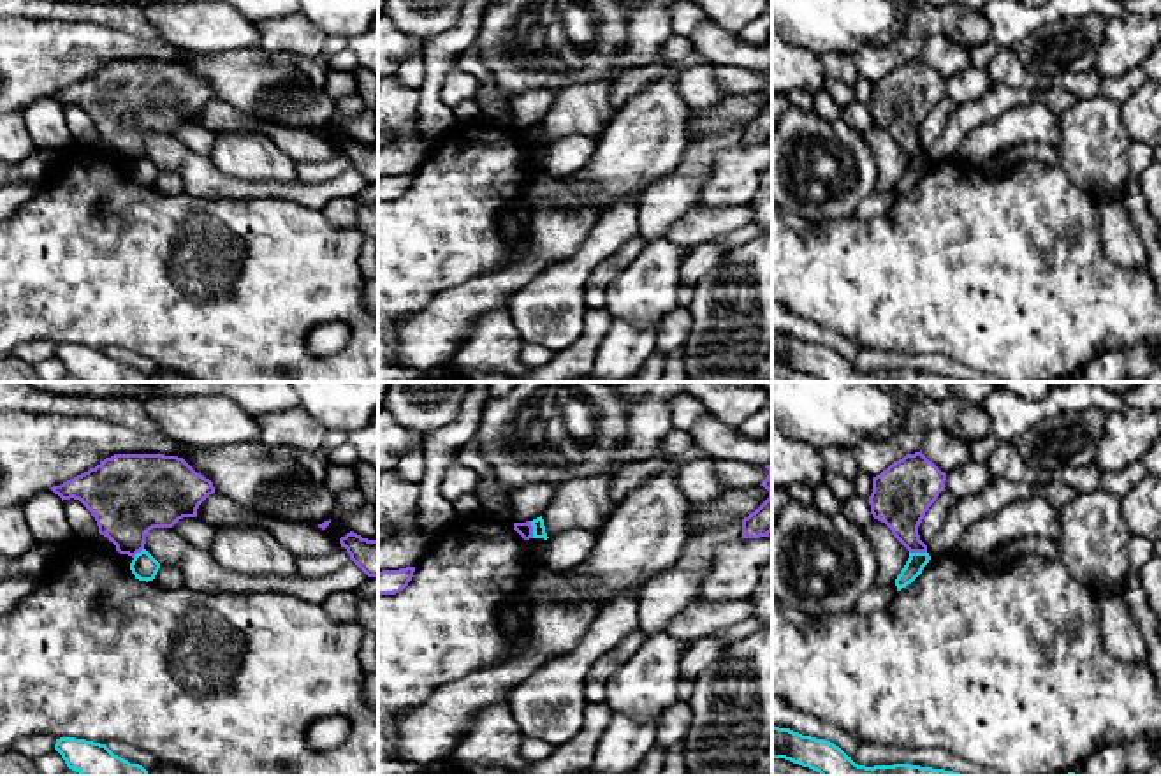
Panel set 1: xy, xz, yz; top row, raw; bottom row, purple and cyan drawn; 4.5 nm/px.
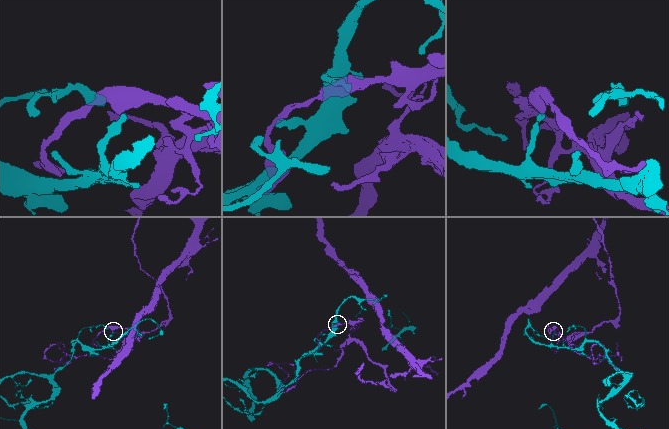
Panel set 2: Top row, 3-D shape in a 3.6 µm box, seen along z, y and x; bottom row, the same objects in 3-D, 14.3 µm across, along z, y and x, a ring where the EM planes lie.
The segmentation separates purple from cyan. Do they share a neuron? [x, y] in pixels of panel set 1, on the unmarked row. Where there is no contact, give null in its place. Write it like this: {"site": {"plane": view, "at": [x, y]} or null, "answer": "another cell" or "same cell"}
{"site": {"plane": "xz", "at": [532, 136]}, "answer": "another cell"}

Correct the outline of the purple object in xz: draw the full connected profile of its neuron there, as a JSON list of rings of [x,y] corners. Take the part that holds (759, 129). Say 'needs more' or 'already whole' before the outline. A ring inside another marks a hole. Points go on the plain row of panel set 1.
already whole; [[[772,69],[765,74],[769,76],[769,81],[760,92],[769,97],[769,104],[742,125],[742,144],[769,143],[772,137]]]

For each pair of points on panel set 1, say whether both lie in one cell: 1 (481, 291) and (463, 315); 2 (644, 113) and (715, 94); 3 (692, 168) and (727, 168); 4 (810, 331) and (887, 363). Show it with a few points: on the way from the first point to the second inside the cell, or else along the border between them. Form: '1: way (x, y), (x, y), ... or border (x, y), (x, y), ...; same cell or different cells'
1: way (475, 296), (463, 310); same cell
2: border (681, 71), (676, 90), (690, 108); different cells
3: border (741, 141), (716, 153), (695, 204); different cells
4: way (829, 338), (868, 359); same cell

